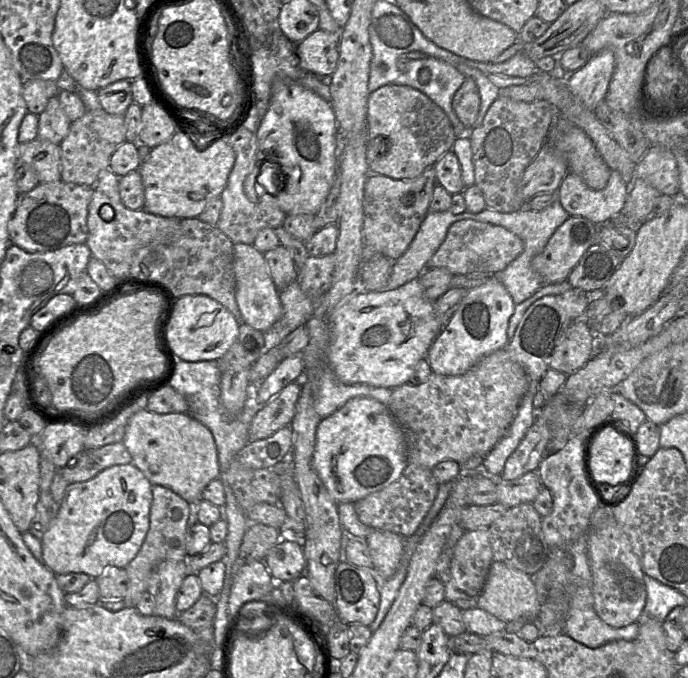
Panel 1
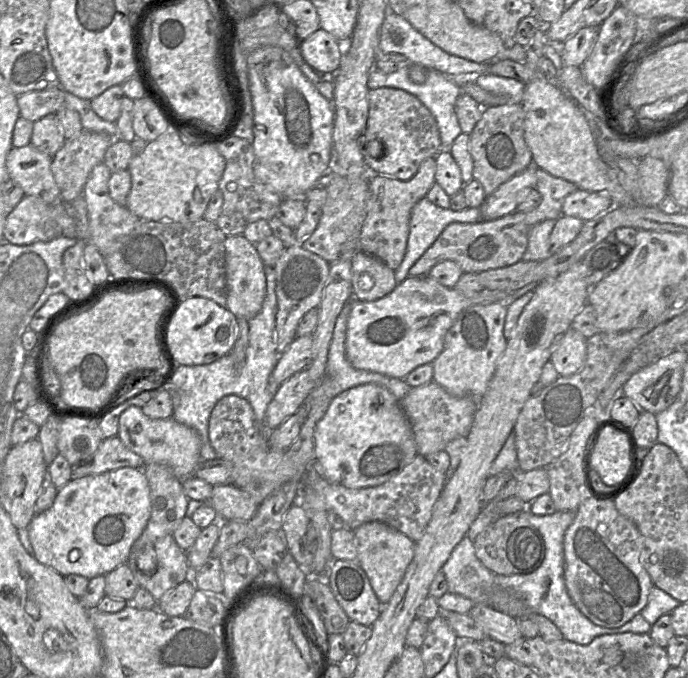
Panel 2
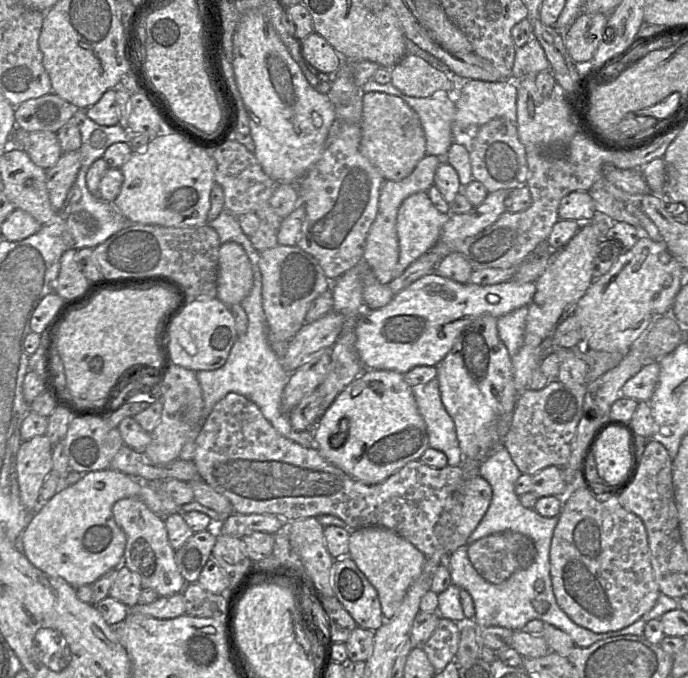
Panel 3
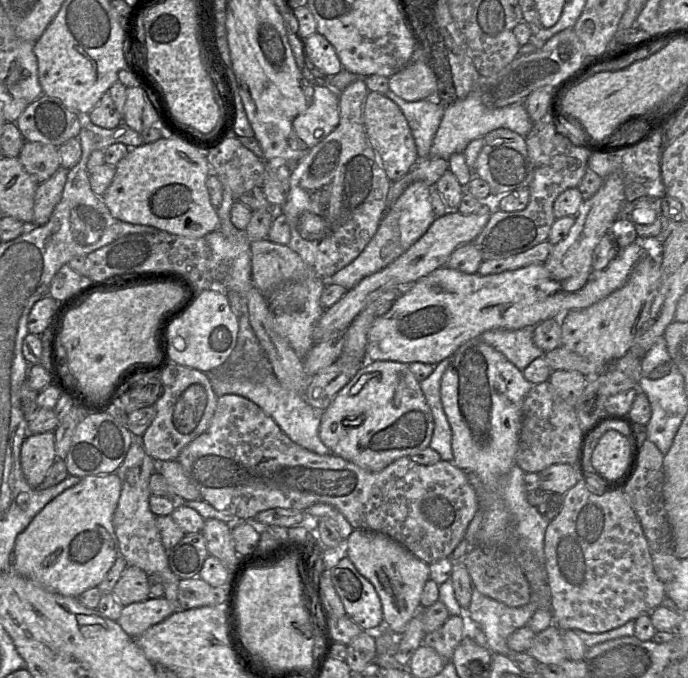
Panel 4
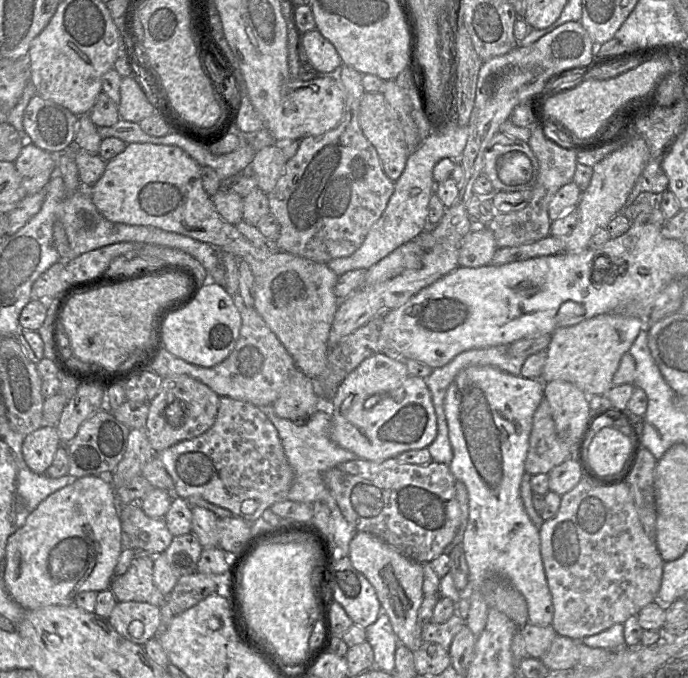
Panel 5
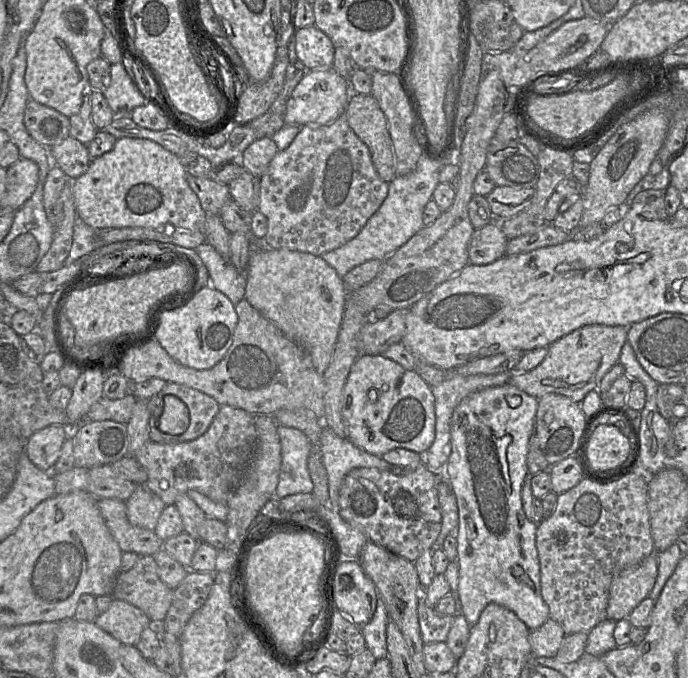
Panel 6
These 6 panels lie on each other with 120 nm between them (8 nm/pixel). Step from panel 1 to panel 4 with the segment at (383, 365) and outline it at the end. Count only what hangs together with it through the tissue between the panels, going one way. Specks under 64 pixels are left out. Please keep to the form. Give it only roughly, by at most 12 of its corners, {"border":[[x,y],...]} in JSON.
{"border":[[637,238],[585,286],[544,264],[441,267],[368,331],[366,361],[437,365],[486,331],[587,308],[623,287]]}

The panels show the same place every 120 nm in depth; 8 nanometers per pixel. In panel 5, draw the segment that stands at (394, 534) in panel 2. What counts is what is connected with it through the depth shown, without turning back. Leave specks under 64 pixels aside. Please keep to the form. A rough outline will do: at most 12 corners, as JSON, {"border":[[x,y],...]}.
{"border":[[366,532],[349,544],[399,643],[423,643],[423,565]]}

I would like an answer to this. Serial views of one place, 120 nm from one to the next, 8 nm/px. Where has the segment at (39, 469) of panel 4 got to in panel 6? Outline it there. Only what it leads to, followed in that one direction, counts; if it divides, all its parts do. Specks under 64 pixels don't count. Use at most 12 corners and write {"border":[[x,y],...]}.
{"border":[[59,424],[25,442],[28,459],[51,471],[69,434]]}

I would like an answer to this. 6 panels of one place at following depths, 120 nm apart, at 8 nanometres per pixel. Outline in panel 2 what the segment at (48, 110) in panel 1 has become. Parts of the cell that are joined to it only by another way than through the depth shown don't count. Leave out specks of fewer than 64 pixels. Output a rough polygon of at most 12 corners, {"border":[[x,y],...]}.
{"border":[[55,114],[33,122],[30,144],[53,157],[65,142]]}

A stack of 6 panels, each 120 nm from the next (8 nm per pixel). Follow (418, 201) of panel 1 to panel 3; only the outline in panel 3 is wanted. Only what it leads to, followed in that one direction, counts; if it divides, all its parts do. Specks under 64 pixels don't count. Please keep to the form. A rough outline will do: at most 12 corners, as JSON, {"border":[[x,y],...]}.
{"border":[[425,155],[409,176],[386,180],[362,262],[382,284],[399,259],[399,207],[434,185],[442,159]]}

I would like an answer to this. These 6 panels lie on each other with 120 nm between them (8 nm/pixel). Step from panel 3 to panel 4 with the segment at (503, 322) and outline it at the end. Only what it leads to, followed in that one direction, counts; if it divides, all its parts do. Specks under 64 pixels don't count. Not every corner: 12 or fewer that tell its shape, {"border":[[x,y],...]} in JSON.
{"border":[[534,326],[495,329],[480,338],[521,372],[545,353]]}

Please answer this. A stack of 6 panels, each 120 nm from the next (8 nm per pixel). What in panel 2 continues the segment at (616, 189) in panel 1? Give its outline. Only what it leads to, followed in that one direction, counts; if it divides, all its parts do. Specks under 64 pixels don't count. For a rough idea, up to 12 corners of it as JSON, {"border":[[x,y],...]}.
{"border":[[578,189],[562,215],[589,221],[614,206],[608,194]]}

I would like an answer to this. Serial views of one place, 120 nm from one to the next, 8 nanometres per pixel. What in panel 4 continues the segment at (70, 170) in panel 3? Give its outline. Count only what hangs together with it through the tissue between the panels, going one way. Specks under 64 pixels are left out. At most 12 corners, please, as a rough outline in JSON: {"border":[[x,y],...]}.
{"border":[[60,166],[38,184],[32,225],[50,219],[61,199],[68,170]]}

